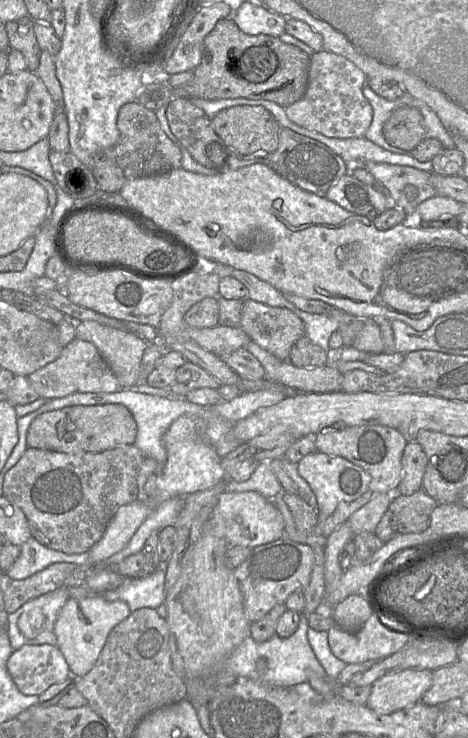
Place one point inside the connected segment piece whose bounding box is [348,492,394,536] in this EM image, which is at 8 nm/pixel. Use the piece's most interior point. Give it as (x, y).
(365, 519)

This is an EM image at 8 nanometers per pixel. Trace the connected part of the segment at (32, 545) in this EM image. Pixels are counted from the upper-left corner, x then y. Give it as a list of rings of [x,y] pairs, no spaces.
[[[30,537],[20,546],[20,549],[20,555],[5,572],[9,578],[14,580],[26,579],[58,562],[72,563],[77,567],[91,565],[91,557],[88,551],[80,554],[66,554],[46,547],[34,537]]]

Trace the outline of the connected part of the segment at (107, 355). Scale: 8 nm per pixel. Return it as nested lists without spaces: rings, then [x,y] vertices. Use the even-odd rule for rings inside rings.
[[[95,321],[76,322],[75,337],[97,348],[123,389],[137,385],[140,363],[148,345],[144,339]]]

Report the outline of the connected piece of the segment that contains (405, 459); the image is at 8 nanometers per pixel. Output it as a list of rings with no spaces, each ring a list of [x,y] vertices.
[[[417,441],[407,442],[402,456],[402,477],[397,491],[410,496],[422,489],[427,457]]]

